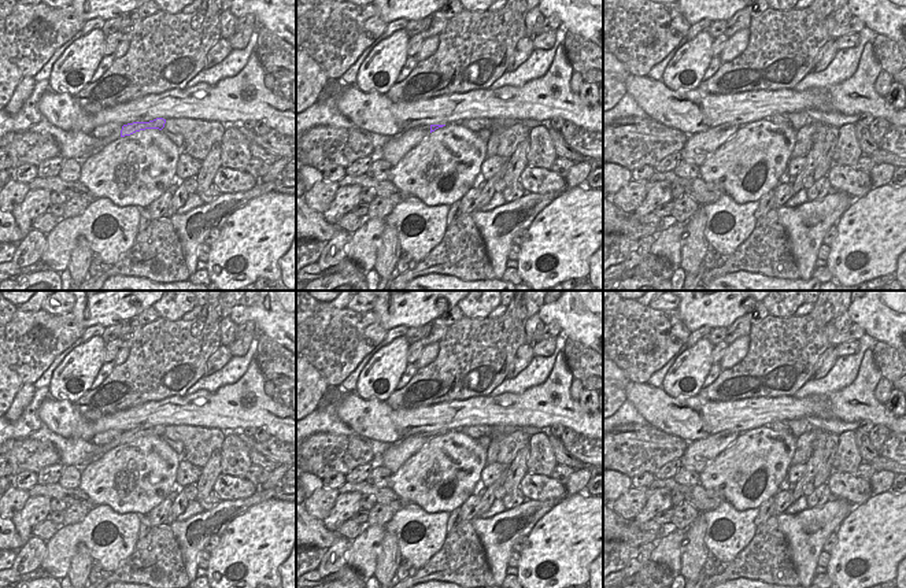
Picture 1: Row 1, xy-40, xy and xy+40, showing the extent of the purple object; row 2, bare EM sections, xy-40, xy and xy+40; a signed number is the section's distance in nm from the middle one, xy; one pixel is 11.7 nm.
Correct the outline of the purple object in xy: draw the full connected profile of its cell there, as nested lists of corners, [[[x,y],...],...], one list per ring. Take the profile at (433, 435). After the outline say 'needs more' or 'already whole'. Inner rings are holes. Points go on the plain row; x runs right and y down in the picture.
[[[445,432],[417,433],[397,443],[392,443],[391,447],[382,455],[382,466],[389,469],[392,473],[397,471],[397,469],[410,456],[419,451],[432,439],[443,433]]] | needs more

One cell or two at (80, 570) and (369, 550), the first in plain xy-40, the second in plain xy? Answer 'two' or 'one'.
two

